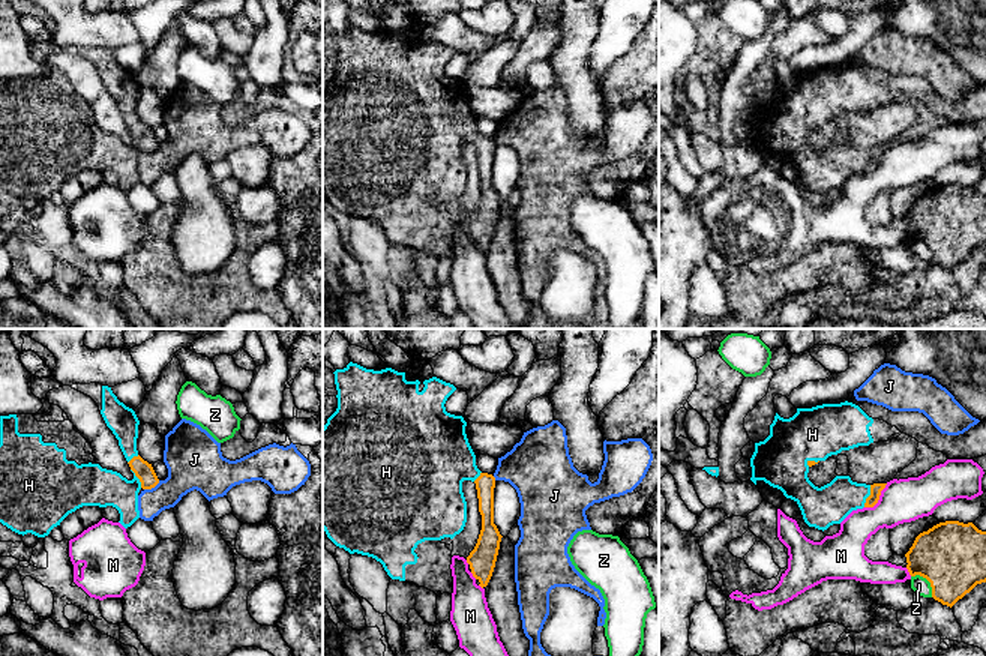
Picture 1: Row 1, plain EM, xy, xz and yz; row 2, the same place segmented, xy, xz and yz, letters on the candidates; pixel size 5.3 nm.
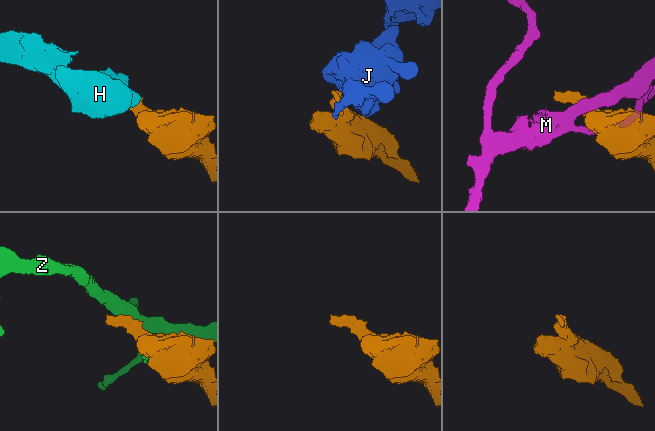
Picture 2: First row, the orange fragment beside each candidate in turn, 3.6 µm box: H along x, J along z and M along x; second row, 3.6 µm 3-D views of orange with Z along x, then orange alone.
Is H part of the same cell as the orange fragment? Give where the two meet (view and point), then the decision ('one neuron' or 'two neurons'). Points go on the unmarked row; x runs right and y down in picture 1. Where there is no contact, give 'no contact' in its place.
yz (869, 159) | one neuron

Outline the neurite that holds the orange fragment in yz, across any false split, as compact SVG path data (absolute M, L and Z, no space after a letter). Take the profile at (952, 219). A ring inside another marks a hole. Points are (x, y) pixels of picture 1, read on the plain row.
M945 185L933 189L915 201L905 221L909 239L926 242L932 261L950 272L977 248L986 246L986 195L972 186Z

